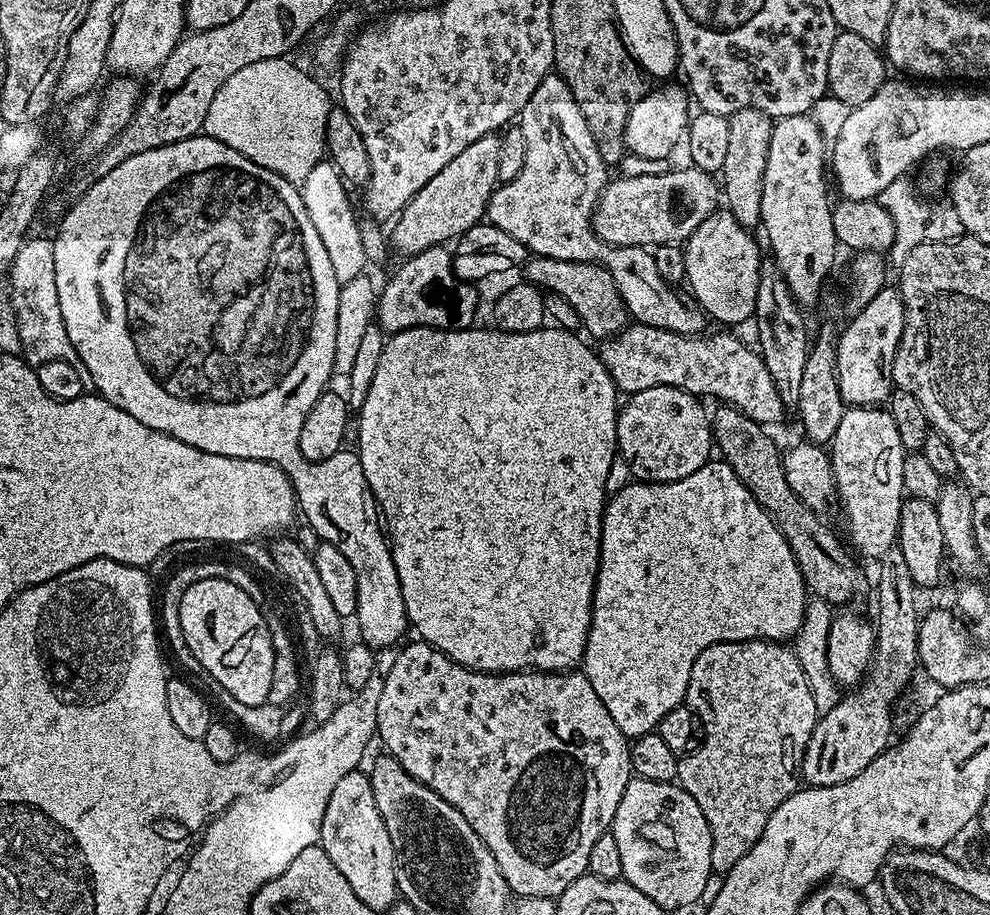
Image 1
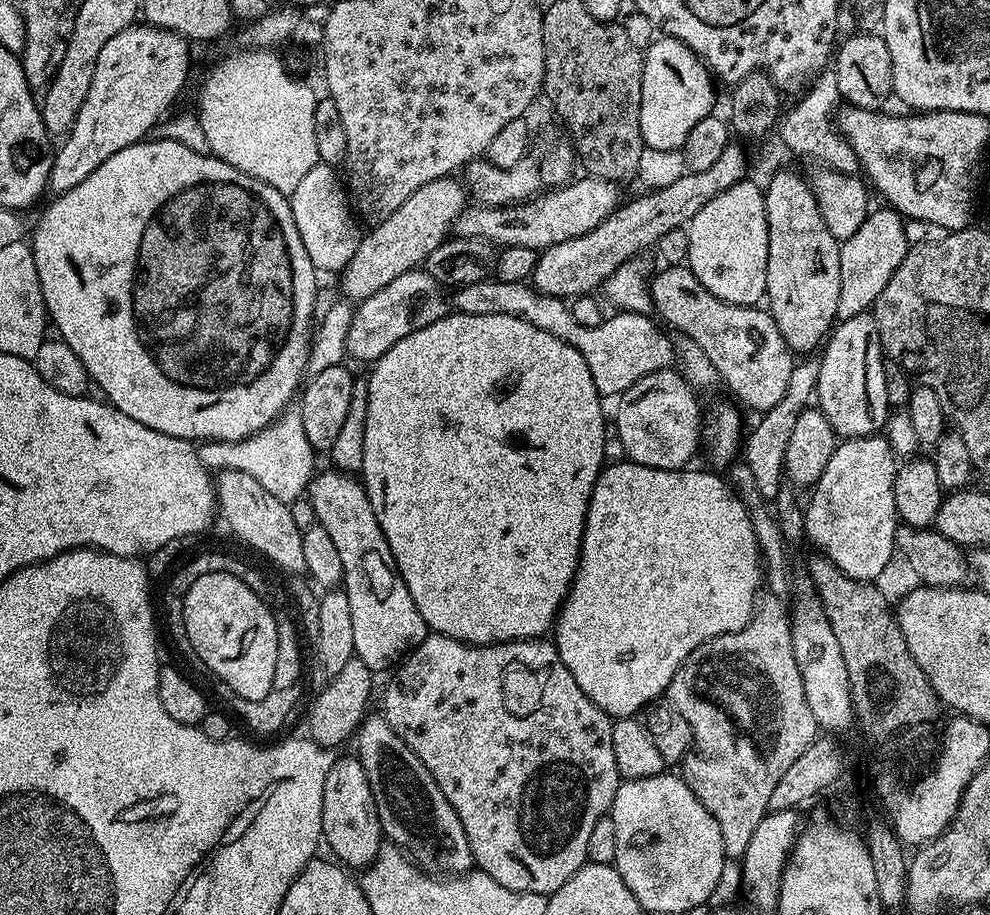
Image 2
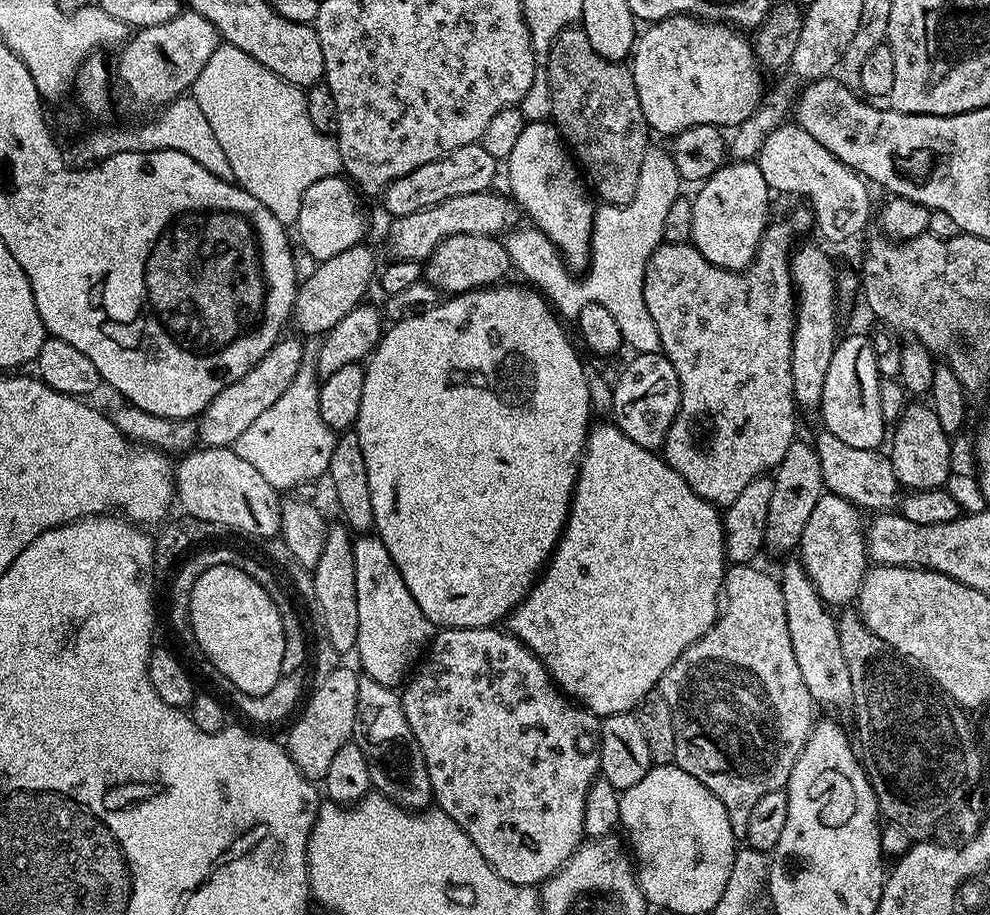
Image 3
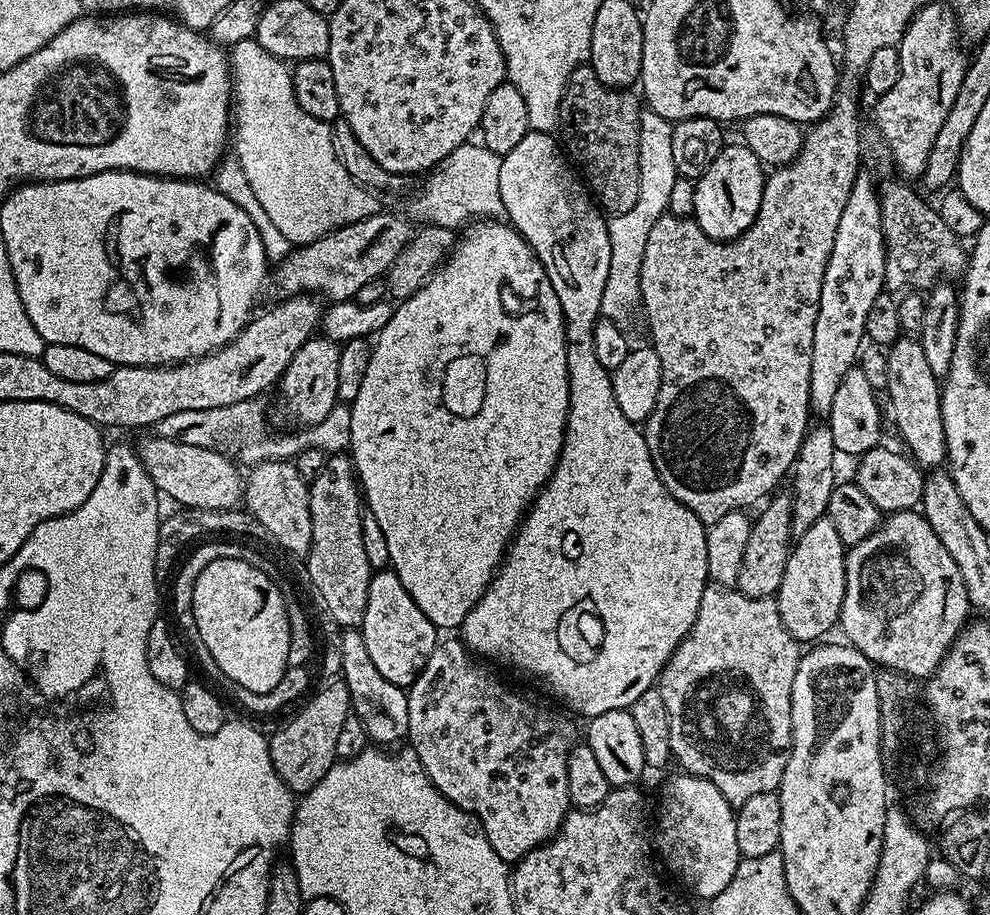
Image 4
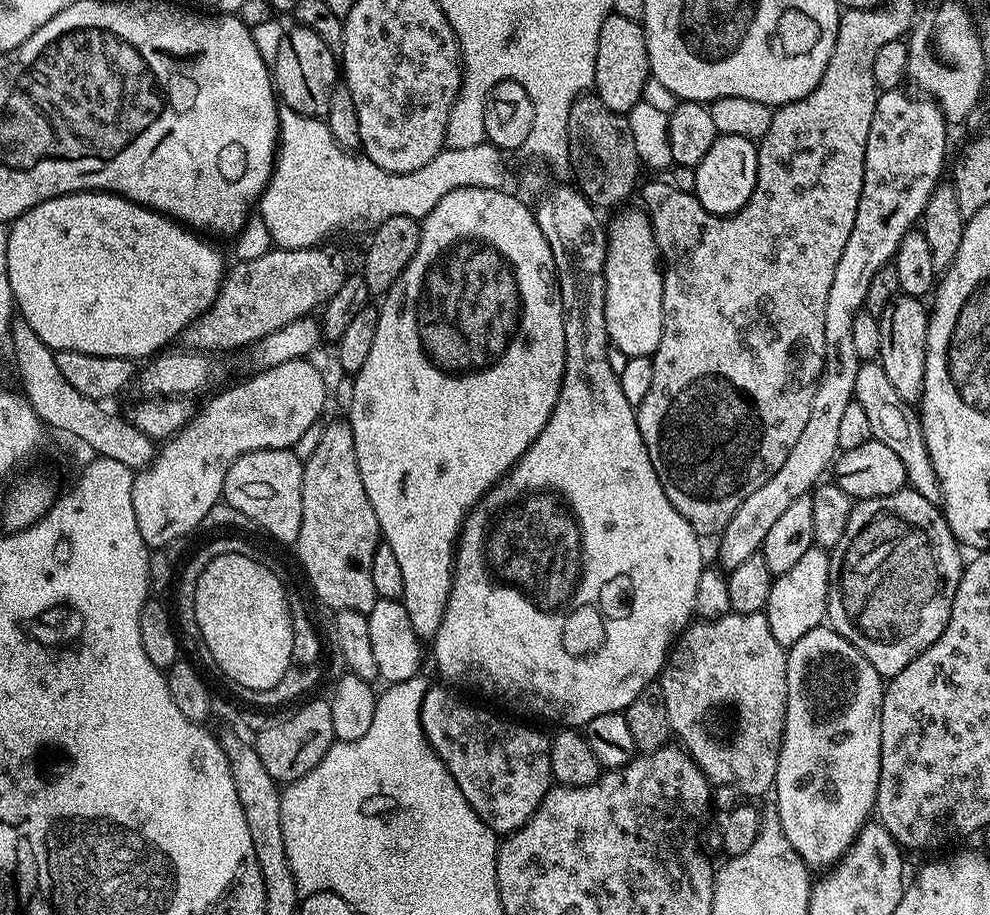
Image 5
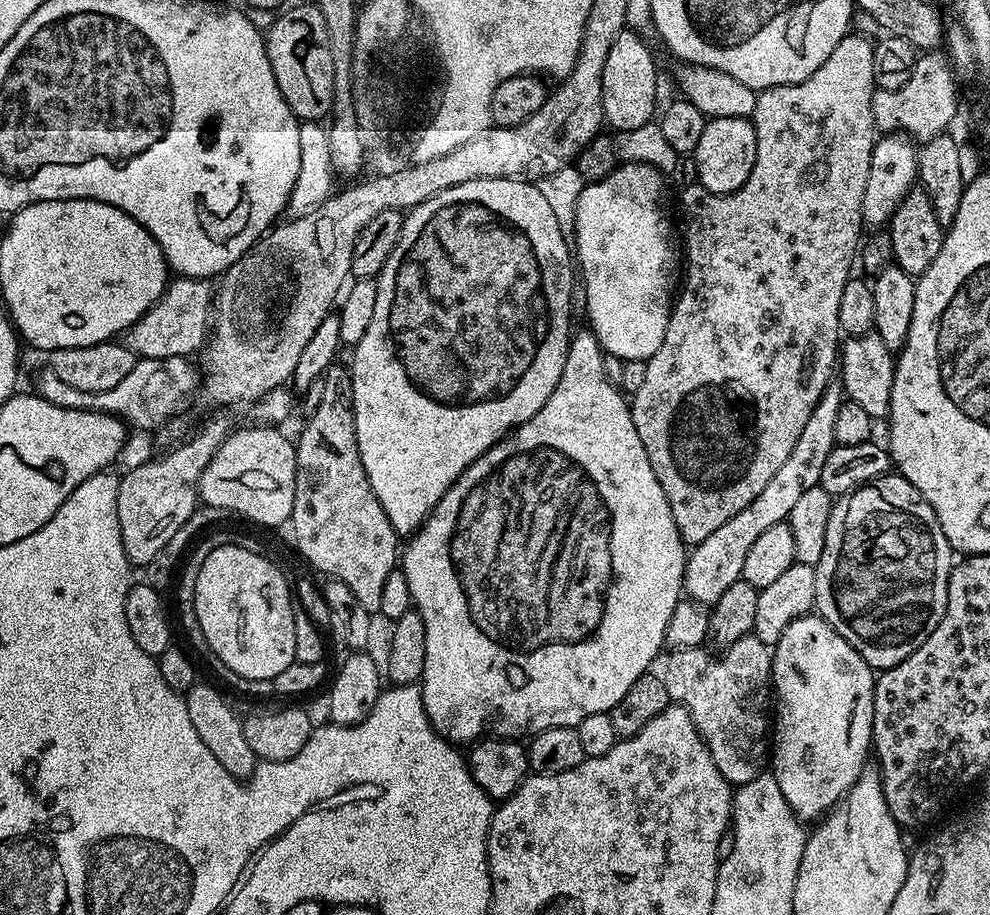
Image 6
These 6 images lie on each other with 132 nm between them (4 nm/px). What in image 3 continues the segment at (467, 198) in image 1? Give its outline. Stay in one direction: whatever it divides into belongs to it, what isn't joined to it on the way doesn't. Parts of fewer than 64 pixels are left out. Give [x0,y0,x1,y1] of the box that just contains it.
[291,242,378,338]

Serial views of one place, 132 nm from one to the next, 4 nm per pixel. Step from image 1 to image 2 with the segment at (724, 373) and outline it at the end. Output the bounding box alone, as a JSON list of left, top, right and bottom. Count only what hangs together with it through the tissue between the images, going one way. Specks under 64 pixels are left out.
[450,278,673,398]

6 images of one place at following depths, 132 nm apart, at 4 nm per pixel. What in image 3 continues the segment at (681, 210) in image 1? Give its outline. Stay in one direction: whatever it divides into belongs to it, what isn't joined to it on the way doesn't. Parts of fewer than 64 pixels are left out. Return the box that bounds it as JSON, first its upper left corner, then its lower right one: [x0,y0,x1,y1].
[388,190,522,262]

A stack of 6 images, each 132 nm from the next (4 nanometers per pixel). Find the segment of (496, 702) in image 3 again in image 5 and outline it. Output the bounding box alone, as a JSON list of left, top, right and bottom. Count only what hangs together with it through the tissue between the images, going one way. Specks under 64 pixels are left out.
[422,686,554,834]

